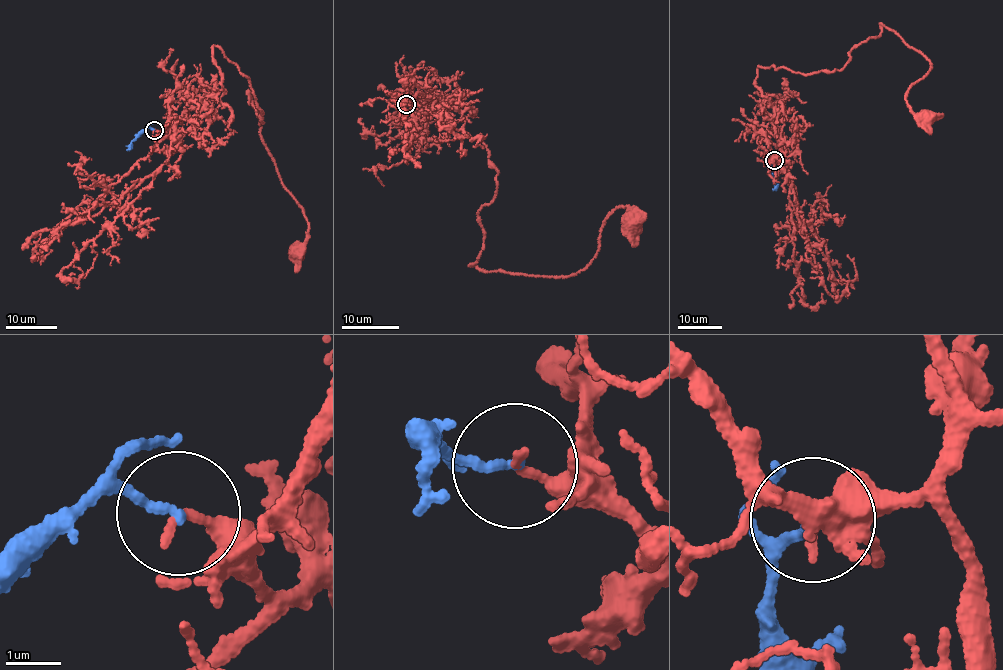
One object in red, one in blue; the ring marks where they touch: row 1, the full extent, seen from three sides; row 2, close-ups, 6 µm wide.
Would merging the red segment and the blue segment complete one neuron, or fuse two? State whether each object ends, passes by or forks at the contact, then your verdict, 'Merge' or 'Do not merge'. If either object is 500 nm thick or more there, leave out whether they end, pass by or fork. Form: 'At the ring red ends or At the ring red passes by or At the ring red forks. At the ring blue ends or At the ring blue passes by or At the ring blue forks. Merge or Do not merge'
At the ring red ends. At the ring blue ends. Merge

